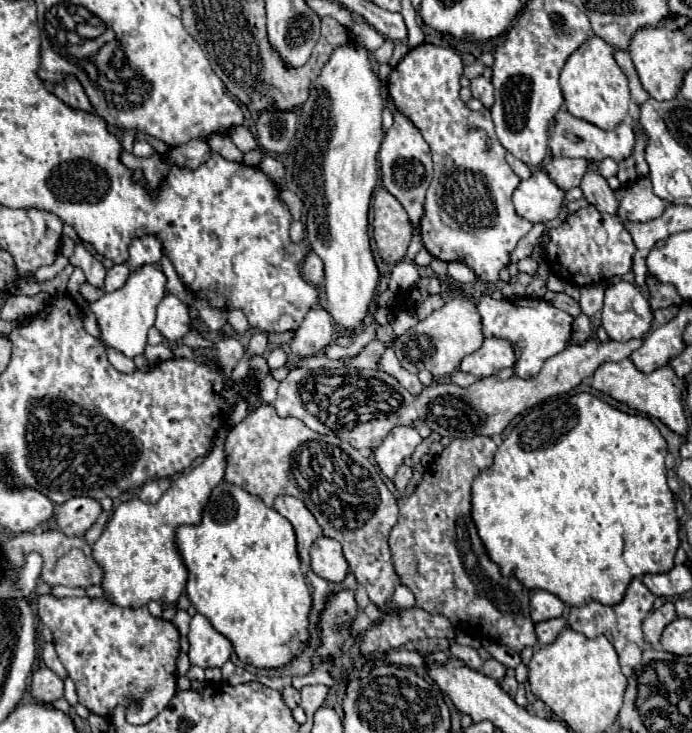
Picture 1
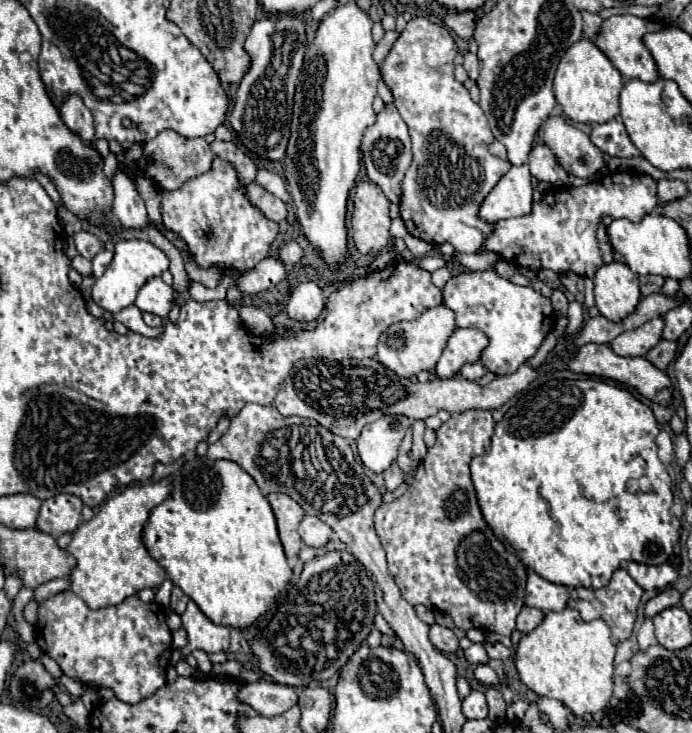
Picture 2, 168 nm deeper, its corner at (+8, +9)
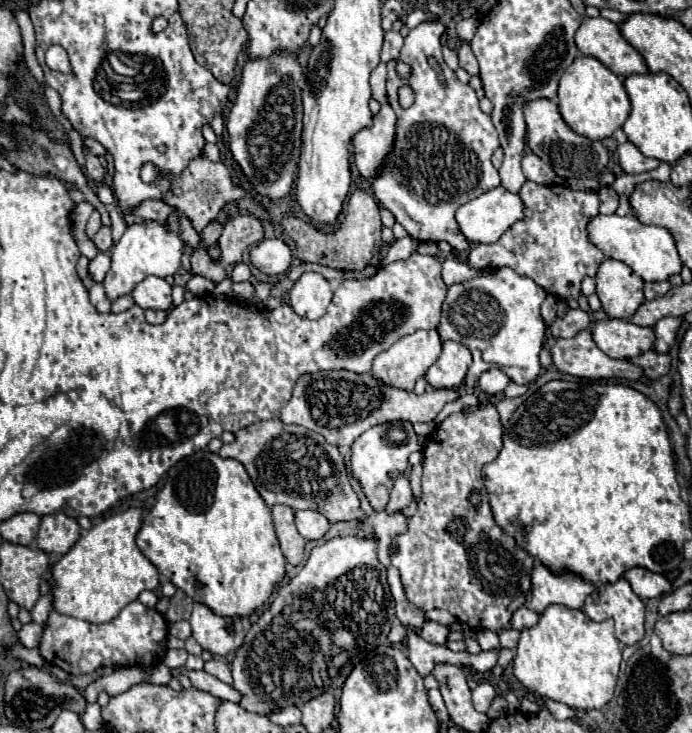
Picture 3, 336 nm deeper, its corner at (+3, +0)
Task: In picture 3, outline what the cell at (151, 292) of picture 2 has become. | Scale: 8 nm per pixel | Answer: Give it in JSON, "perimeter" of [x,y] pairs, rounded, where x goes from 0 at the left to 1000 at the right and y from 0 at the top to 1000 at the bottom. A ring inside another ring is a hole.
{"perimeter":[[[211,378],[197,394],[191,405],[199,419],[220,424],[246,424],[249,422],[249,392],[231,378]]]}

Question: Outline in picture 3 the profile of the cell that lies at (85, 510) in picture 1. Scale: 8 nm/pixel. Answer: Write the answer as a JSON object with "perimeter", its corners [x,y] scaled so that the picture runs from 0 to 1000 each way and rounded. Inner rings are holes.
{"perimeter":[[[92,700],[64,703],[52,735],[52,746],[66,754],[92,757],[98,749],[113,738],[116,733],[116,716],[107,705],[98,705]]]}

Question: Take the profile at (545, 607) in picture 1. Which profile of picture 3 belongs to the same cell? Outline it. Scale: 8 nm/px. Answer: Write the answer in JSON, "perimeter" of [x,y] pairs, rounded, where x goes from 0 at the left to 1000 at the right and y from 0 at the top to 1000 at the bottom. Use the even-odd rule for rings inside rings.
{"perimeter":[[[775,771],[769,779],[769,806],[760,817],[760,828],[775,836],[786,836],[792,825],[841,831],[844,817],[855,809],[855,804],[858,801],[841,793],[835,784],[801,784],[792,774]]]}

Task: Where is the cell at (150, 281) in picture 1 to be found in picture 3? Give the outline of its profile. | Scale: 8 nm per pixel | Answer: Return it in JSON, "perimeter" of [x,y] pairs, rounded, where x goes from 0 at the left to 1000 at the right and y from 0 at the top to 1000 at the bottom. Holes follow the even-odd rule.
{"perimeter":[[[246,296],[243,307],[231,307],[223,302],[208,302],[205,307],[188,307],[182,310],[176,326],[162,337],[162,364],[150,381],[153,405],[159,411],[168,411],[179,402],[188,402],[194,392],[208,383],[214,375],[240,378],[251,375],[260,367],[260,351],[263,351],[266,332],[257,326],[257,304],[254,296]]]}

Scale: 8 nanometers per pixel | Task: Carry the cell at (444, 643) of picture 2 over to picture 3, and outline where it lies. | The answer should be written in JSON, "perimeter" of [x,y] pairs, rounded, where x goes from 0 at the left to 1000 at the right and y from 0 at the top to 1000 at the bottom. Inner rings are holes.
{"perimeter":[[[618,847],[613,855],[610,855],[610,869],[618,874],[618,877],[627,877],[627,880],[645,880],[647,874],[647,858],[642,853],[633,853],[627,847]]]}

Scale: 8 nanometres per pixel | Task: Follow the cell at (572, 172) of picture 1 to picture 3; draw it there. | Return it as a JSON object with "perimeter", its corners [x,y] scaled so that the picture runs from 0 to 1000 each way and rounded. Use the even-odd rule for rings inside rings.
{"perimeter":[[[763,206],[754,217],[754,231],[763,247],[772,247],[777,252],[812,252],[815,244],[809,244],[792,222],[786,222],[780,214],[775,214],[769,206]]]}

